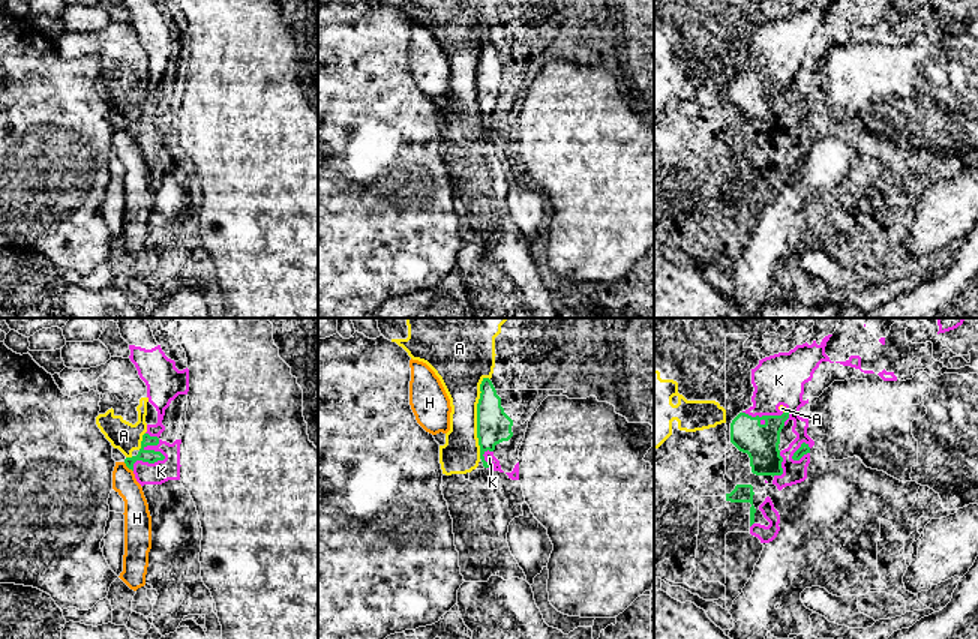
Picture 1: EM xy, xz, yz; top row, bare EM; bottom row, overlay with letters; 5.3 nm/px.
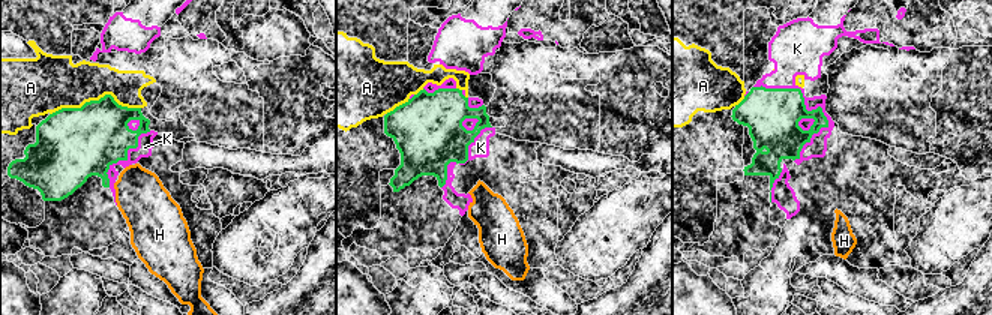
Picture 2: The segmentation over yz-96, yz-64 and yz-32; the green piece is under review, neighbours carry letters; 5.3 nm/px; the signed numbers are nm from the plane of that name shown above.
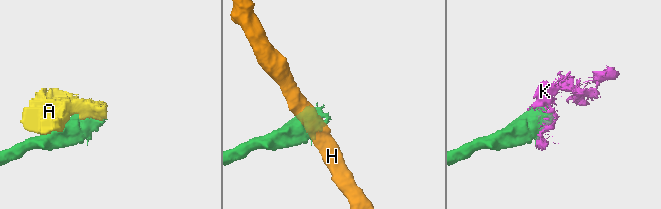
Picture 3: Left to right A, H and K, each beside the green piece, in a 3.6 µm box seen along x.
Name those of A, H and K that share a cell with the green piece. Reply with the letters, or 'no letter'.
K

